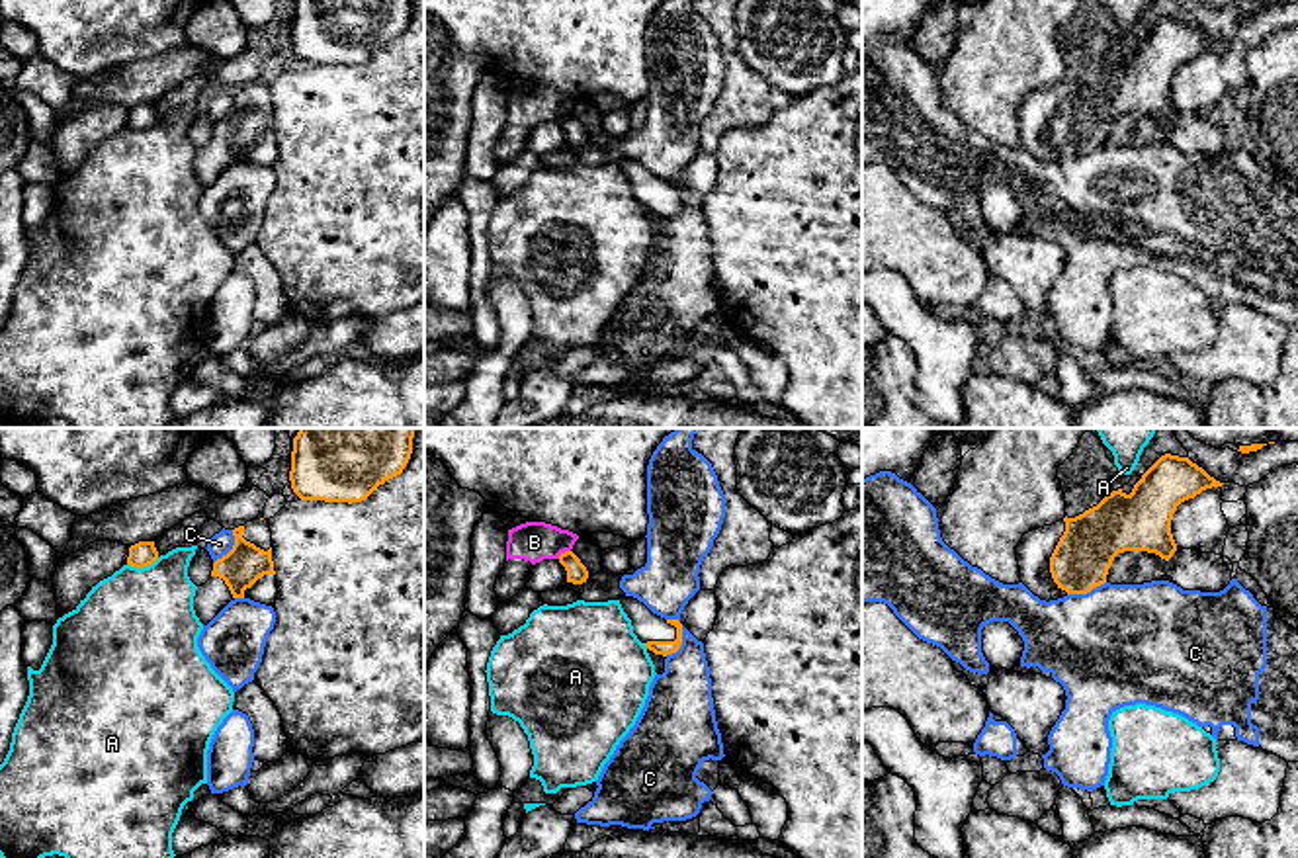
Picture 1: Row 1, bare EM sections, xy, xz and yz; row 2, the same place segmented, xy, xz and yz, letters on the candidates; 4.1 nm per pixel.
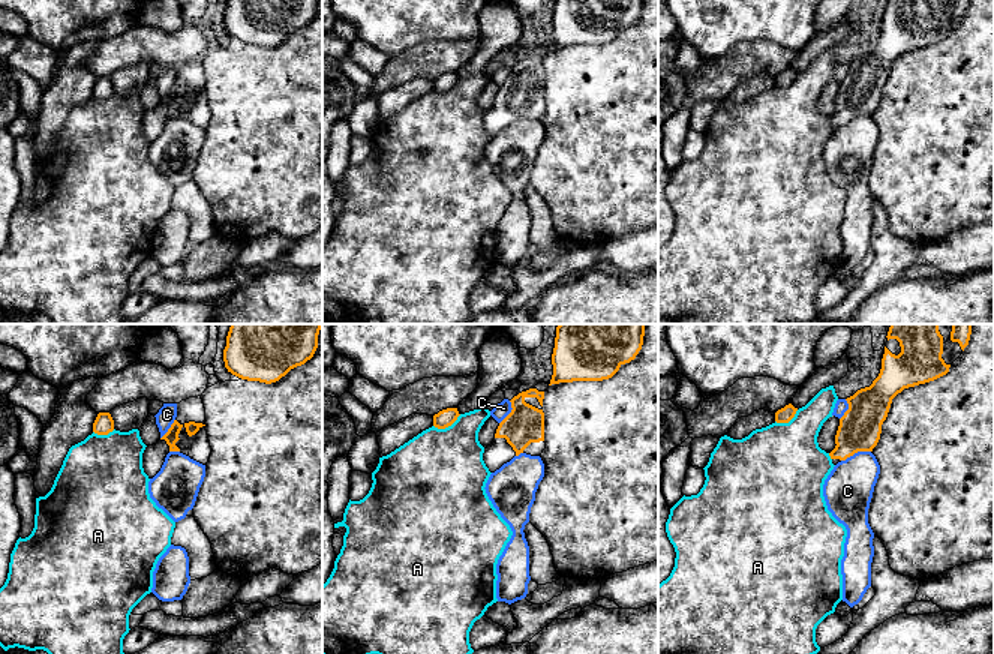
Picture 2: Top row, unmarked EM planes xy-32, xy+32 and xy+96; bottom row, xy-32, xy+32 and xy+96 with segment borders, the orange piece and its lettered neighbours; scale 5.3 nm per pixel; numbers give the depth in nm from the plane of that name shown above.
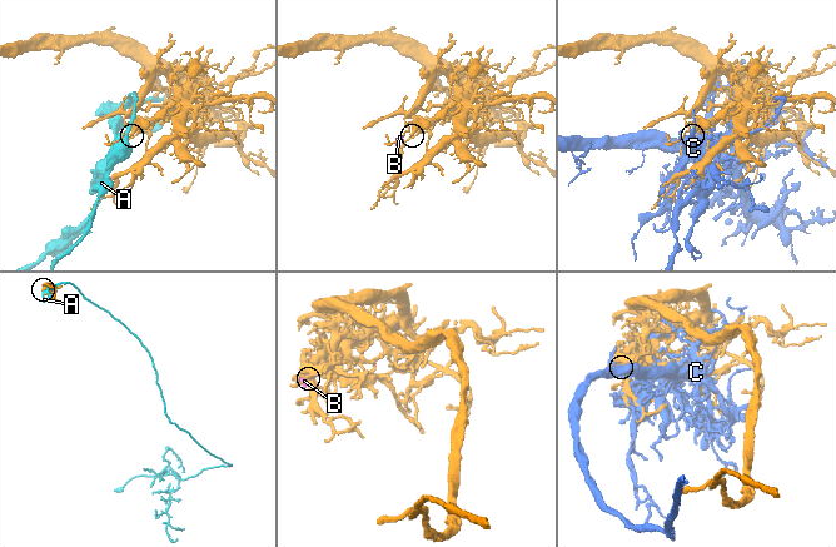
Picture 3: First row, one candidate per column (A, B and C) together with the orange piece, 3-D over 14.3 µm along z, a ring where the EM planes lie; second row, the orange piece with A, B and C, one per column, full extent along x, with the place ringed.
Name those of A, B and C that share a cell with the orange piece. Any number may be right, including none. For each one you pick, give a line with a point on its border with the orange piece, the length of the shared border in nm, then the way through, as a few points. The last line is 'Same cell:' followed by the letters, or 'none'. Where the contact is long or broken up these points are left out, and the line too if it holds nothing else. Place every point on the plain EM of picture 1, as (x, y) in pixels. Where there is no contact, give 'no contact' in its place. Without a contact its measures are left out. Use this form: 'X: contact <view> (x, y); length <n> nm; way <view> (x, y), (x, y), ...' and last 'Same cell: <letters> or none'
Same cell: none

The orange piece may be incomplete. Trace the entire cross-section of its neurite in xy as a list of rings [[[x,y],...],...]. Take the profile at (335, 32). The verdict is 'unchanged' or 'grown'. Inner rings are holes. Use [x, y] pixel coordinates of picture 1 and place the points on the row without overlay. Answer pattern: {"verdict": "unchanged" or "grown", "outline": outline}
{"verdict": "unchanged", "outline": [[[293,0],[289,43],[301,63],[362,64],[397,39],[412,0]]]}

